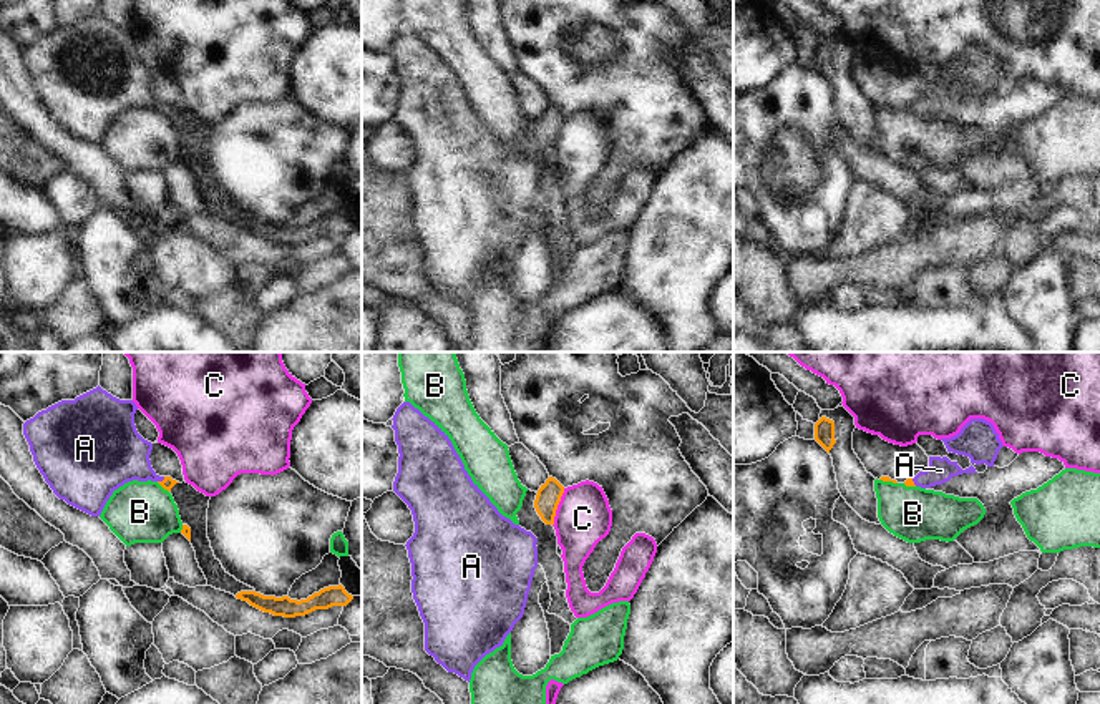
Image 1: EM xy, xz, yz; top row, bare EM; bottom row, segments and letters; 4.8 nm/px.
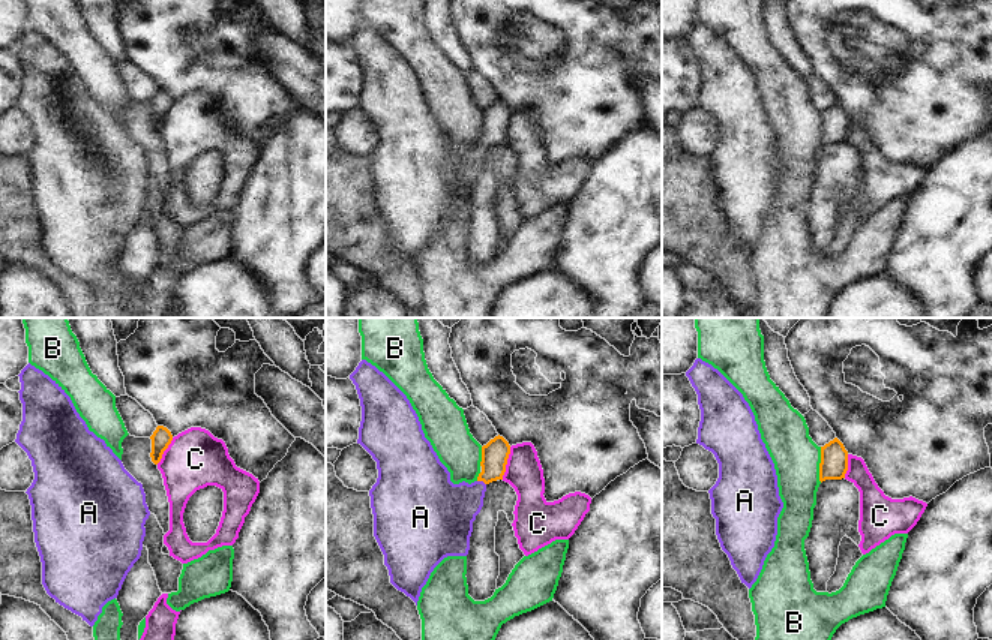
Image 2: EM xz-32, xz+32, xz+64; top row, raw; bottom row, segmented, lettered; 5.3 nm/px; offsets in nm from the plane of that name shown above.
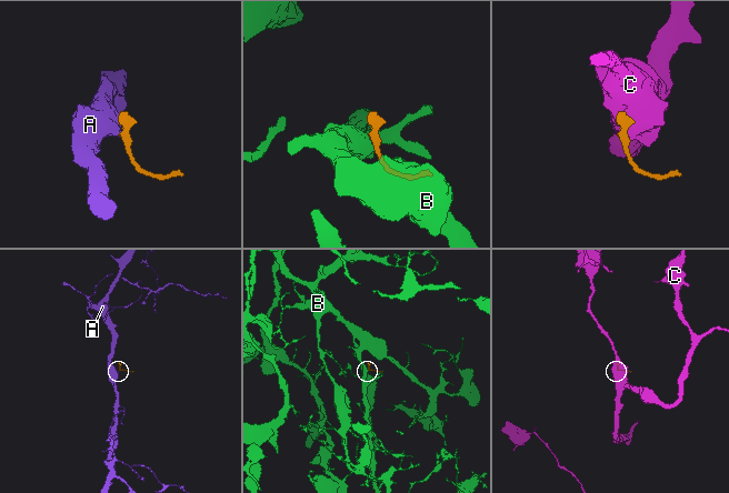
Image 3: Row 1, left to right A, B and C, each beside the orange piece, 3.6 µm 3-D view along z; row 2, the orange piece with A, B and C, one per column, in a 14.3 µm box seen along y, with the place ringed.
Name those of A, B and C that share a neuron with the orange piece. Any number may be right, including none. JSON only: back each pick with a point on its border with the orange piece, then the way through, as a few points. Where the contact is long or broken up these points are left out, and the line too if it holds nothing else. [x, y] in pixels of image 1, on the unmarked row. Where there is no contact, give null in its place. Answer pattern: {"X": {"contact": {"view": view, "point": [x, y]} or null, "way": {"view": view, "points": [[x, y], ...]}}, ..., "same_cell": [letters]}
{"A": {"contact": {"view": "xy", "point": [163, 108]}, "way": {"view": "xy", "points": [[168, 110], [163, 108], [118, 83]]}}, "same_cell": ["A"]}

